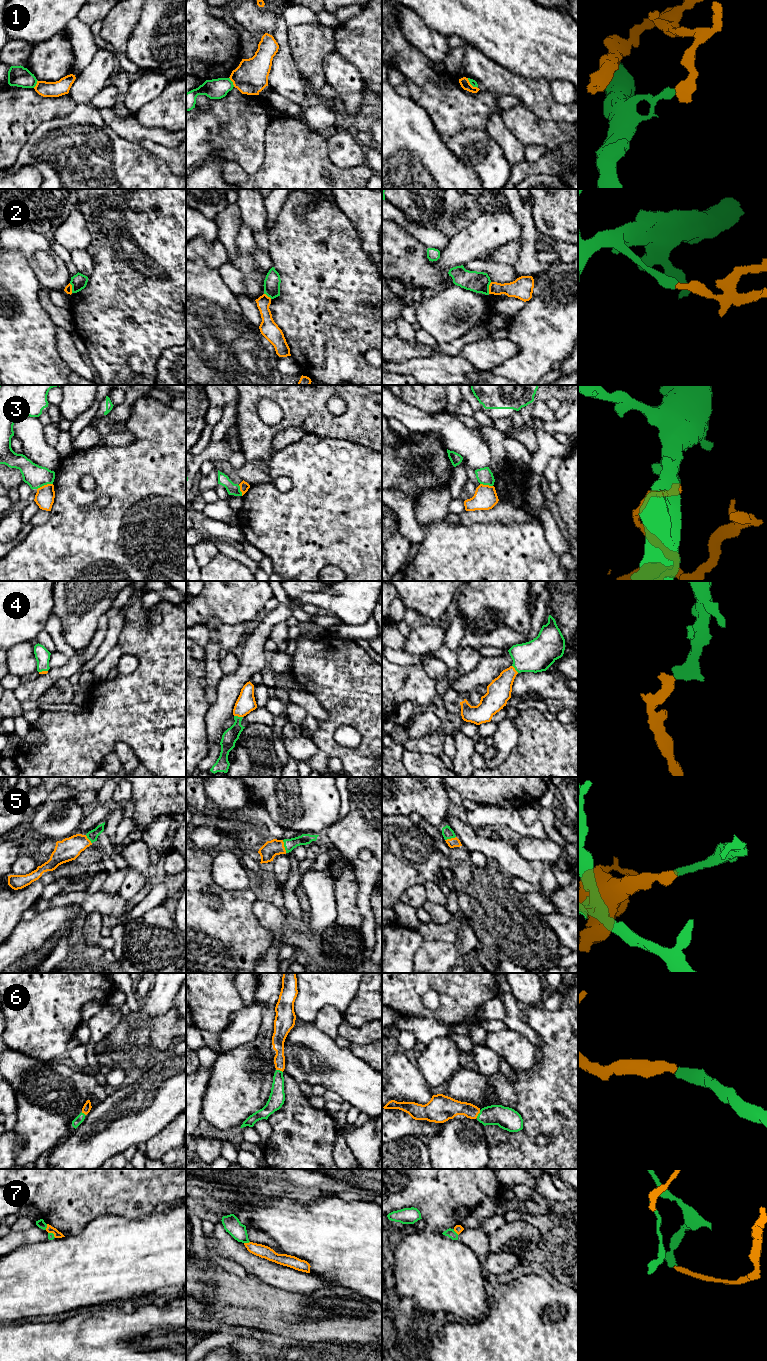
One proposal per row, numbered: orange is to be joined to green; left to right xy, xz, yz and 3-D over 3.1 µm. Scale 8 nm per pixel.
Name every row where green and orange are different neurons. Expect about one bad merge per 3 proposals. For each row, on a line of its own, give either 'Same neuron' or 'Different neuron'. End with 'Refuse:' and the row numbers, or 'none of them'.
1: Different neuron
2: Different neuron
3: Different neuron
4: Same neuron
5: Same neuron
6: Same neuron
7: Different neuron
Refuse: 1, 2, 3, 7

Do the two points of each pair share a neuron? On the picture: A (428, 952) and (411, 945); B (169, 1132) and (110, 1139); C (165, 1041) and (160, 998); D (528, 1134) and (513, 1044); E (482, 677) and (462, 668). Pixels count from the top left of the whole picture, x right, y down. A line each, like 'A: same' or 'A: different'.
A: different
B: different
C: different
D: different
E: different

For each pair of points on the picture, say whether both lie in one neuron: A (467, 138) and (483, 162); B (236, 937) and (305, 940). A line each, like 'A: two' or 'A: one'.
A: one
B: two

